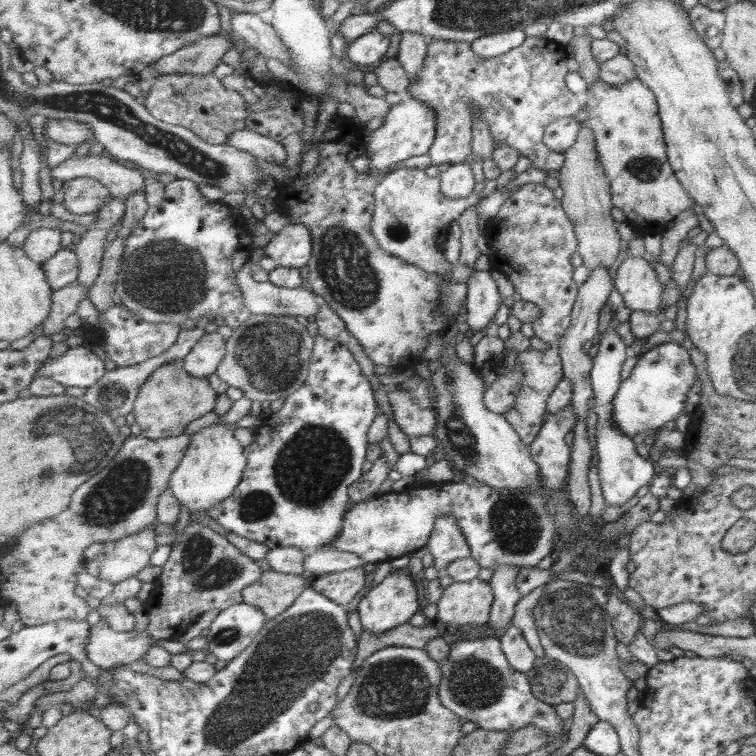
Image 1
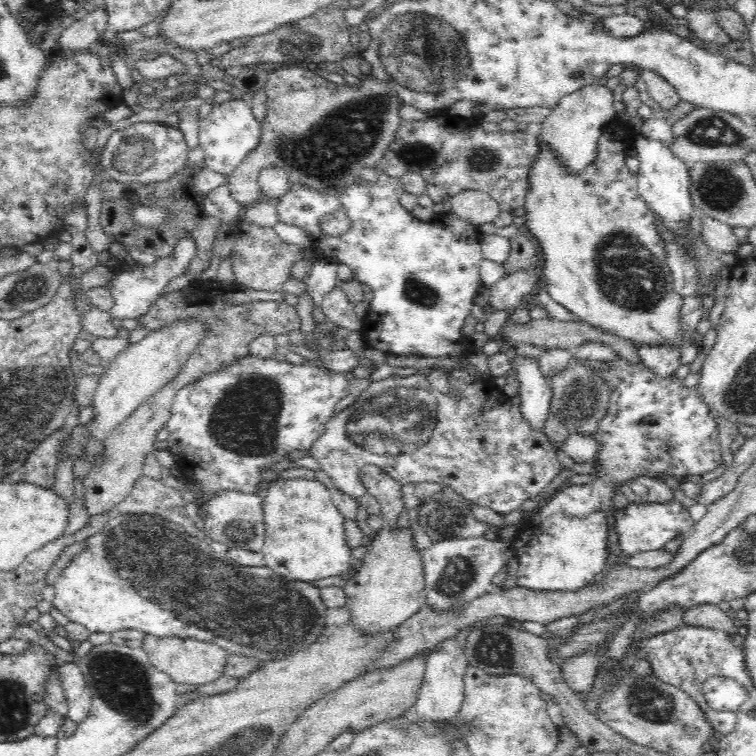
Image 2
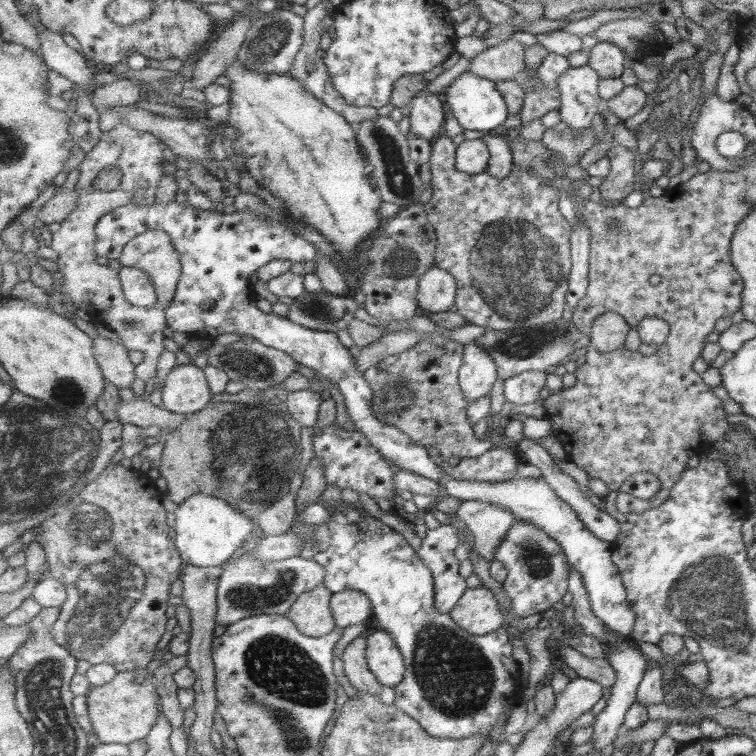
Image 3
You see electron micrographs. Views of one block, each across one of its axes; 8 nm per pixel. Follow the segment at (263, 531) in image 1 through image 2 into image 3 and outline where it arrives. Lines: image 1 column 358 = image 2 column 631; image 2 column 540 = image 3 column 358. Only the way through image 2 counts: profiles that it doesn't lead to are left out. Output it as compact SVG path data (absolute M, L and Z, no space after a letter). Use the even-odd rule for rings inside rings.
M344 504L330 508L333 517L329 522L320 524L310 538L313 558L327 570L325 586L334 593L355 589L370 597L374 607L372 621L394 637L406 660L406 676L395 690L395 705L407 715L419 721L431 736L442 739L470 739L483 737L488 742L491 728L495 728L501 714L508 710L505 724L512 708L522 701L521 670L513 658L513 646L509 642L510 628L477 636L461 628L450 613L443 614L436 606L434 574L424 564L415 548L405 538L381 522L378 518L366 515L356 506Z

